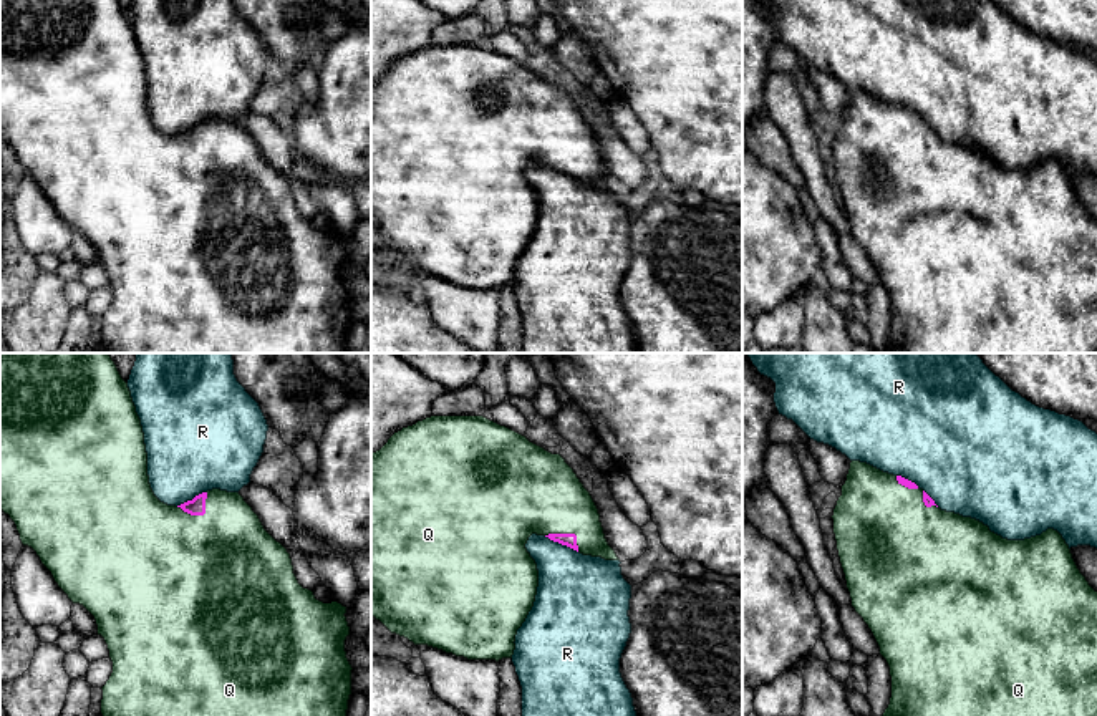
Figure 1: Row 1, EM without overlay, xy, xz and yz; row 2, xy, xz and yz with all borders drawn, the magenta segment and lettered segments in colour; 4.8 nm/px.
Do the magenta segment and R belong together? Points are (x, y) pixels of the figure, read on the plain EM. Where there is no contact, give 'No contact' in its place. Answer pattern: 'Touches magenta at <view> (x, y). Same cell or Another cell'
Touches magenta at xz (560, 171). Another cell

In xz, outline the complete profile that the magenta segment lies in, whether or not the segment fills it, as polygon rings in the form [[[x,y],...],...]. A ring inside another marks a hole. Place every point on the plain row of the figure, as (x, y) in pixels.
[[[431,45],[403,56],[371,83],[371,244],[391,262],[404,265],[414,273],[428,273],[467,288],[499,290],[512,287],[517,259],[532,239],[539,215],[537,192],[525,177],[532,162],[545,164],[583,184],[620,189],[605,167],[600,143],[590,121],[560,83],[552,83],[525,65],[484,45]]]

